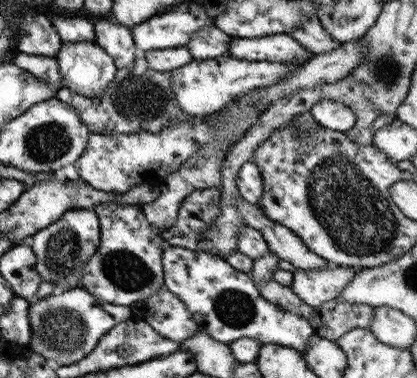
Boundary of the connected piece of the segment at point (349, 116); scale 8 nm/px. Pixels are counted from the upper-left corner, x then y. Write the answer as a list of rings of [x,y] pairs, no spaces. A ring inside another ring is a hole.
[[[321,99],[321,101],[313,104],[308,112],[321,127],[339,133],[349,134],[355,120],[357,120],[349,107],[345,107],[345,104],[340,101],[329,99]]]

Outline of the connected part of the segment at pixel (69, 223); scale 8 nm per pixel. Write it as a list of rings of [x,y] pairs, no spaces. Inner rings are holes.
[[[91,208],[68,210],[32,238],[30,248],[36,258],[35,270],[42,280],[51,282],[56,293],[81,288],[79,269],[99,246],[99,227],[94,211]]]

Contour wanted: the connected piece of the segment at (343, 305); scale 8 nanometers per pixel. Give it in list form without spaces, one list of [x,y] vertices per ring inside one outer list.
[[[339,299],[328,300],[316,306],[316,317],[306,318],[316,335],[334,341],[348,330],[368,328],[372,307],[368,304],[348,303]]]

